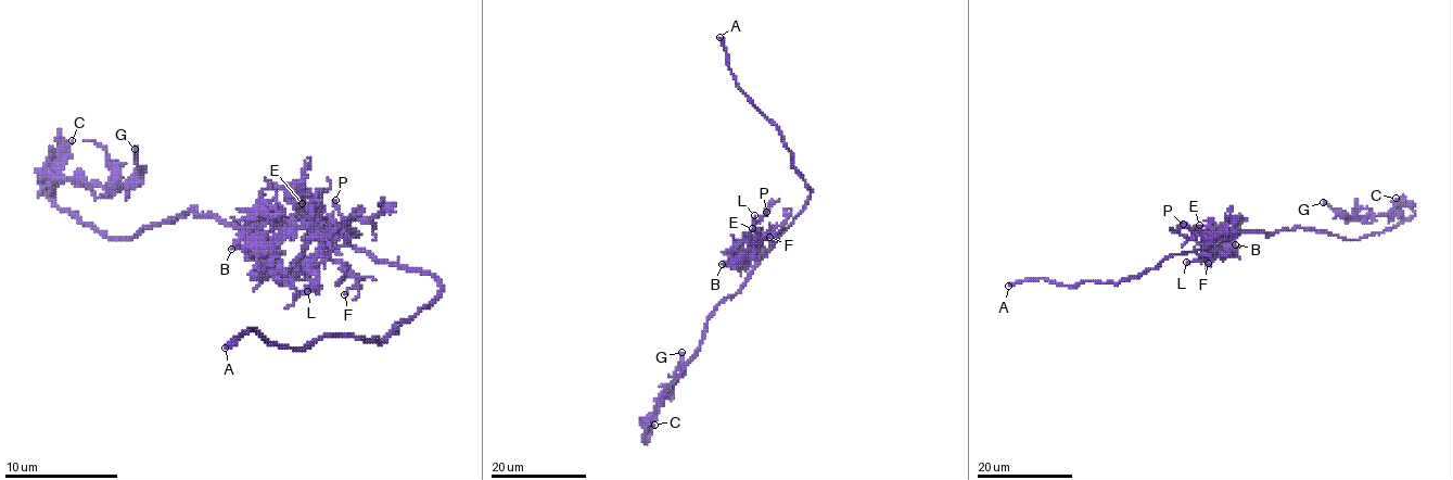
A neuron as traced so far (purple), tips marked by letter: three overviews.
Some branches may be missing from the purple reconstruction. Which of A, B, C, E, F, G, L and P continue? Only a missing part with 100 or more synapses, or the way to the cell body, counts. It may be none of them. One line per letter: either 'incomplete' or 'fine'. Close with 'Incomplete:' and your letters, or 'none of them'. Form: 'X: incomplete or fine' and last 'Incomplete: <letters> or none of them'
A: incomplete
B: fine
C: fine
E: fine
F: fine
G: fine
L: fine
P: fine
Incomplete: A

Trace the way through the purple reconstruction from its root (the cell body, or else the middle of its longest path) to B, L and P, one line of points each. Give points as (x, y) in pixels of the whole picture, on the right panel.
B: (1241, 231), (1224, 230), (1216, 240), (1221, 253), (1227, 253), (1228, 248), (1235, 244)
L: (1241, 231), (1224, 230), (1209, 252), (1186, 262)
P: (1241, 231), (1224, 230), (1211, 245), (1211, 250), (1206, 252), (1194, 239), (1175, 229), (1183, 224)

